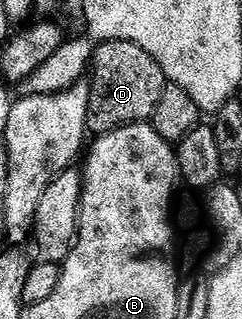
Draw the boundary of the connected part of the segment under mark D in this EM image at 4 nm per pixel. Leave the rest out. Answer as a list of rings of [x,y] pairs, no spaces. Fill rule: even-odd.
[[[107,40],[96,49],[91,61],[87,130],[99,137],[132,123],[149,122],[152,114],[148,107],[158,109],[165,86],[166,80],[158,61],[154,61],[146,49],[130,41]]]

